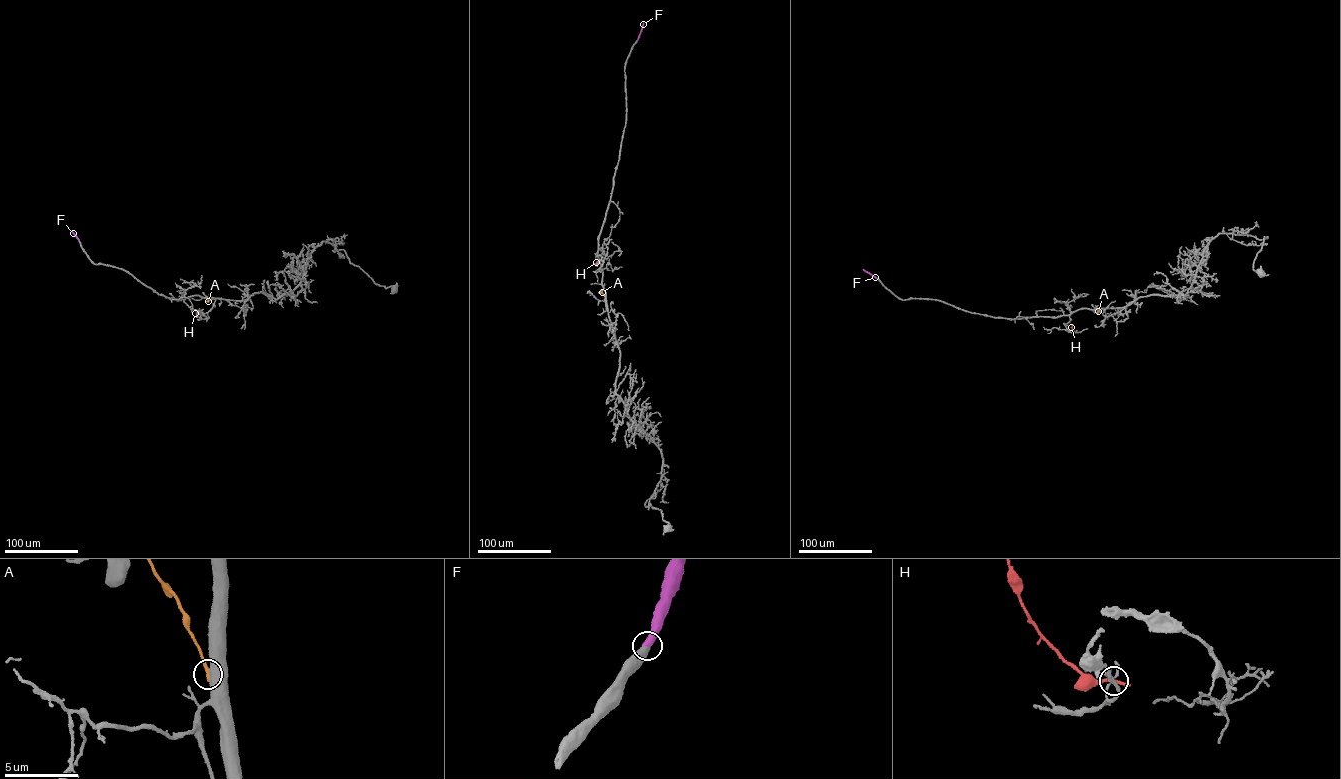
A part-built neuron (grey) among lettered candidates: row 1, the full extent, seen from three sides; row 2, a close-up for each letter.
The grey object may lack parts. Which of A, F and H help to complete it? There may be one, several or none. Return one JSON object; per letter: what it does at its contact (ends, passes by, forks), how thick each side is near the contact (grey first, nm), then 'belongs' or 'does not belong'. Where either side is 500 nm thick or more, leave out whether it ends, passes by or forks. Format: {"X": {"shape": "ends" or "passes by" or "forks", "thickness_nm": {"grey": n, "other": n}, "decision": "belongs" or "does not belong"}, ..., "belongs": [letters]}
{"A": {"thickness_nm": {"grey": 750, "other": 280}, "decision": "does not belong"}, "F": {"thickness_nm": {"grey": 600, "other": 650}, "decision": "belongs"}, "H": {"shape": "ends", "thickness_nm": {"grey": 200, "other": 280}, "decision": "does not belong"}, "belongs": ["F"]}

